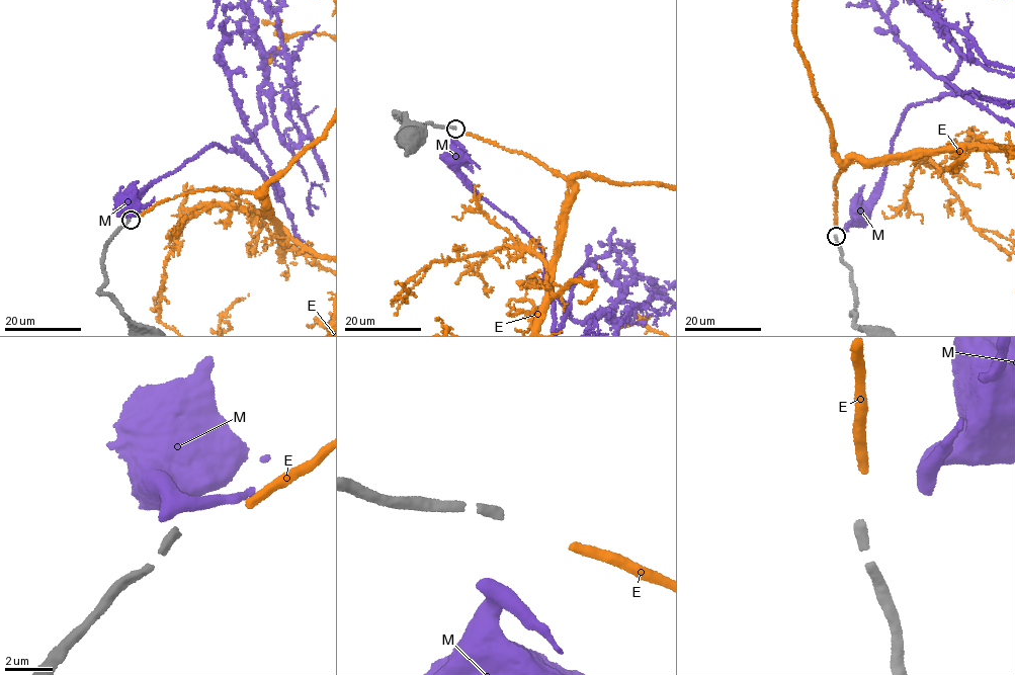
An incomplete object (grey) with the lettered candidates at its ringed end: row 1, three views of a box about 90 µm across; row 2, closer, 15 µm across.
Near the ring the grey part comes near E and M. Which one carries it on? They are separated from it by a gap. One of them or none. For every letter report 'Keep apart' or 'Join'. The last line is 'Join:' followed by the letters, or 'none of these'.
E: Join
M: Keep apart
Join: E

